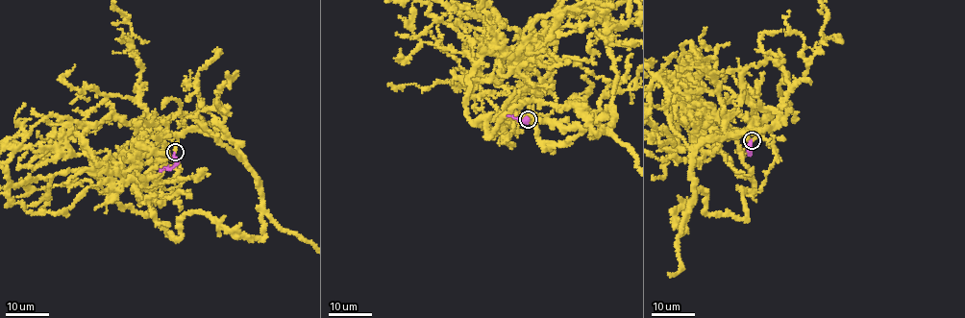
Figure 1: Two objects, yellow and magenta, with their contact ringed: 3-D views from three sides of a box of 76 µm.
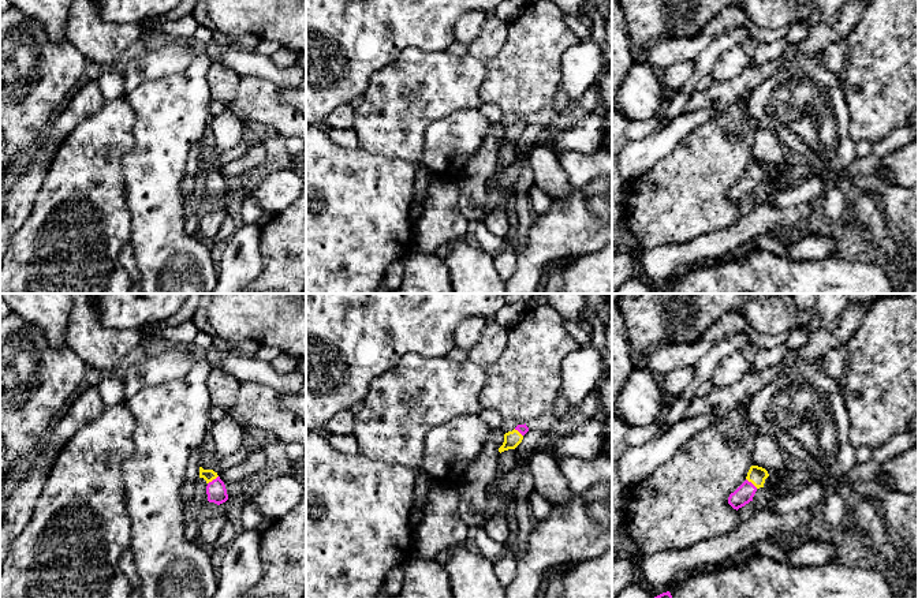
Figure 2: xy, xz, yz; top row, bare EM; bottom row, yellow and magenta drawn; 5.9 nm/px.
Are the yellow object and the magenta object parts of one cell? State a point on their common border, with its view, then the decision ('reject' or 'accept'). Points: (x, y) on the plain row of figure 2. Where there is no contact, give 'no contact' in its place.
contact yz (752, 176); accept

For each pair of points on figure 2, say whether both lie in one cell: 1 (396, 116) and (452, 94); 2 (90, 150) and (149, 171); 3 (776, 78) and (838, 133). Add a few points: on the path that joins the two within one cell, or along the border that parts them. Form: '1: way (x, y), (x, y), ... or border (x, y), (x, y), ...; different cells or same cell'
1: way (410, 103), (418, 94), (439, 94); same cell
2: border (134, 133), (134, 146), (123, 157), (124, 194); different cells
3: way (779, 97), (812, 130), (818, 130); same cell

